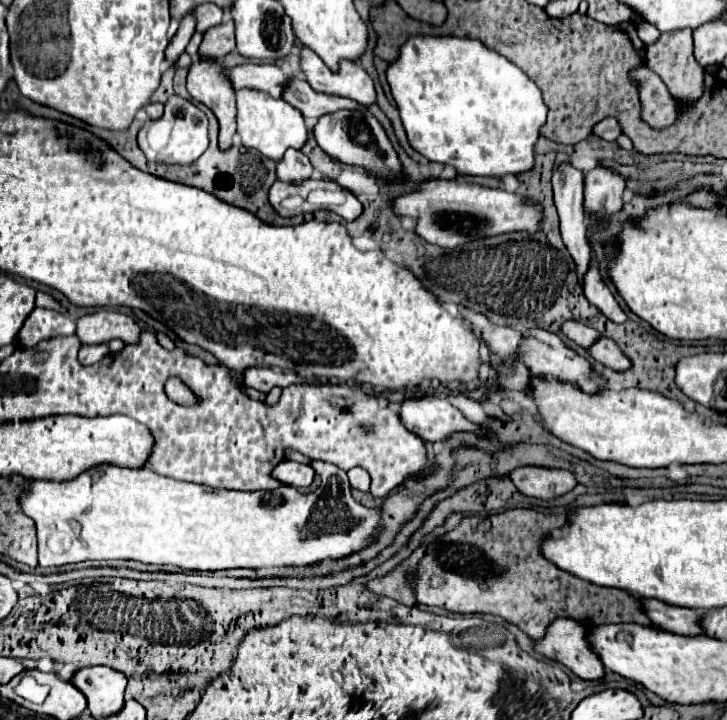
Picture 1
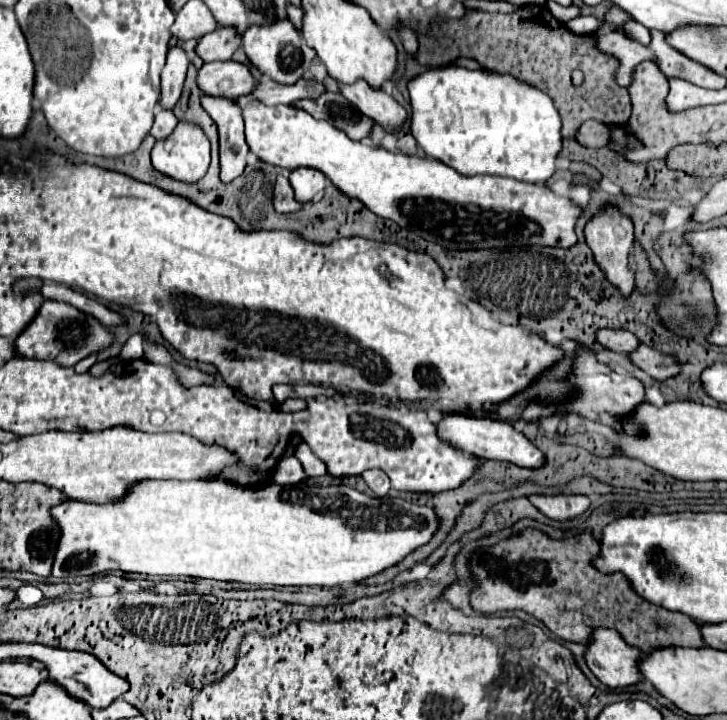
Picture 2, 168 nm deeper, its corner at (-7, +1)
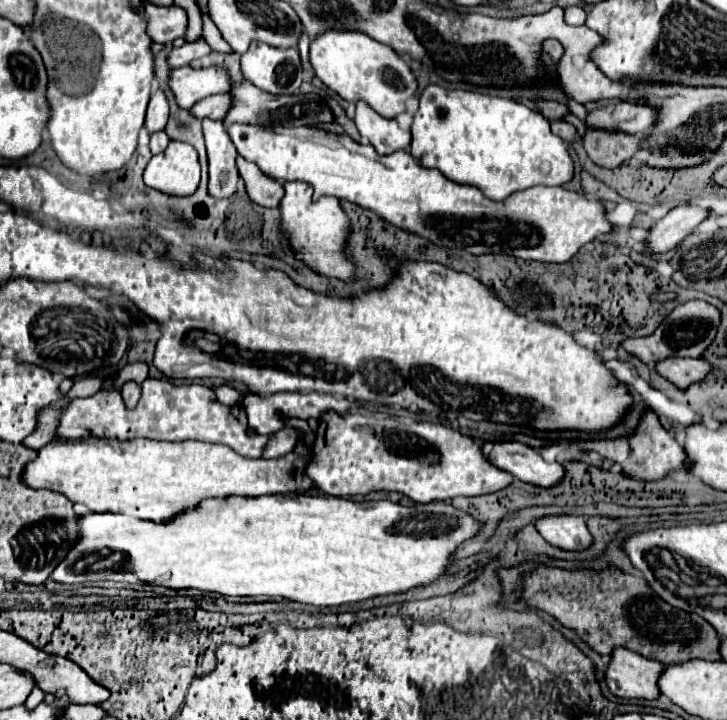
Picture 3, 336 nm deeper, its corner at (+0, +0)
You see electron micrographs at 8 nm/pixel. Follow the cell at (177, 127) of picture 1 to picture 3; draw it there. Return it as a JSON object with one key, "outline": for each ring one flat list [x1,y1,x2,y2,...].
{"outline":[[172,140,168,148,152,156,144,170,146,186,174,196,190,196,200,182,200,162,194,146]]}

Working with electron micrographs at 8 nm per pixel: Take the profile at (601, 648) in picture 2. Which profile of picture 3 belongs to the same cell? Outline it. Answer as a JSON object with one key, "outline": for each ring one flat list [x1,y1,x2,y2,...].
{"outline":[[616,648,610,654,606,668,608,688,620,698,658,698,658,674,662,664,640,654,634,654,626,648]]}

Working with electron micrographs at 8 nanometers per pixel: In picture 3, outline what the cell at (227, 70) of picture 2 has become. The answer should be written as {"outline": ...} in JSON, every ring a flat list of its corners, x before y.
{"outline":[[182,66,172,70,170,88,178,100,178,106,192,108,206,96,230,92,232,80,228,68,222,66,202,66,198,70,192,66]]}

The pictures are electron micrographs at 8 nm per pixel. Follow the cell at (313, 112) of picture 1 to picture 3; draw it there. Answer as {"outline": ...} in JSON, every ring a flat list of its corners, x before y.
{"outline":[[218,94,218,96,210,96,204,98,202,102,198,102,198,106,192,106,190,112,196,114,198,118,224,118,228,114,228,110,232,108,234,98,232,94]]}

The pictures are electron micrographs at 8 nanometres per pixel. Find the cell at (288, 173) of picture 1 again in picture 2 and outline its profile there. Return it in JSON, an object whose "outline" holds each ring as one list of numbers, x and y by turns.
{"outline":[[301,167,289,175,289,181,295,189,295,199,299,203,313,203,323,197,327,179,323,177,323,173,317,173,317,169]]}

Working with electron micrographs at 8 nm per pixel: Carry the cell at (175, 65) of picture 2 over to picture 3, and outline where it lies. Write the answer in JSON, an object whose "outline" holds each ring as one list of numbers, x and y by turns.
{"outline":[[156,90,150,98,148,104,148,114,146,114,146,128,148,132,156,132,160,128,166,126,168,120,168,98,164,94,164,90]]}

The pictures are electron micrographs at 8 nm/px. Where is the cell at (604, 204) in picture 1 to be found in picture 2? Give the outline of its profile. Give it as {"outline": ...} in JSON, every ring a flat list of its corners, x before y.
{"outline":[[615,207,607,209,605,213,593,217,587,227,585,227,585,237,587,237,587,245,591,247,591,251,595,253,595,261,601,265,601,269,605,271,607,279,621,289,621,293,627,297,633,287,635,287,635,279,631,269,627,267,627,257,629,251,633,247,633,223,629,221,629,217,621,215]]}

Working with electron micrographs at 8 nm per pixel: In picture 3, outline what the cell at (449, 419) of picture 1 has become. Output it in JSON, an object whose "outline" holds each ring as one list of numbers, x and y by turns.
{"outline":[[510,440,510,442,492,442,492,450,486,452,486,444,482,444,484,456,498,468,510,472,514,478,538,486,554,486,554,482,562,480,562,466,558,462,546,462,534,448]]}

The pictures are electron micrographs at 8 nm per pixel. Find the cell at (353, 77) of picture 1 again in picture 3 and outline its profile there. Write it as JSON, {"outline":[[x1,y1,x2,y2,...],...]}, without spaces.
{"outline":[[362,100,356,102,354,122,360,136,366,138,378,150,378,154,390,154,410,144,410,132,402,130,396,120,380,116]]}

